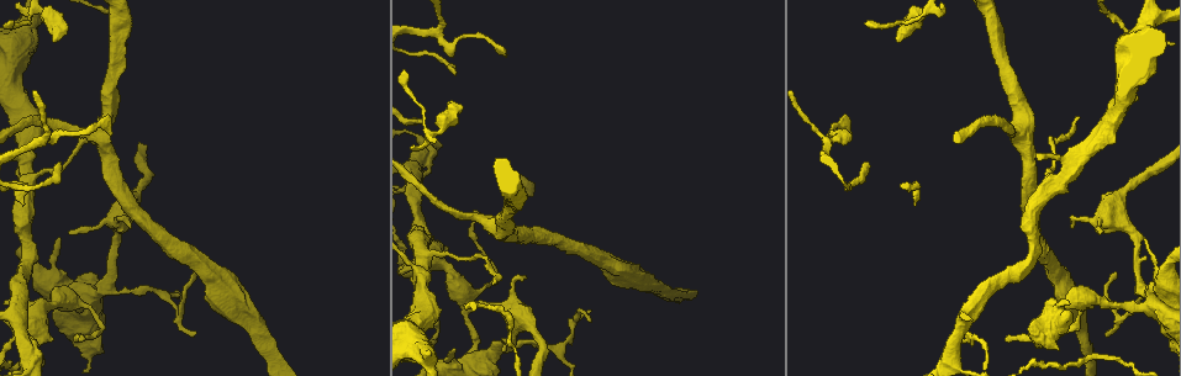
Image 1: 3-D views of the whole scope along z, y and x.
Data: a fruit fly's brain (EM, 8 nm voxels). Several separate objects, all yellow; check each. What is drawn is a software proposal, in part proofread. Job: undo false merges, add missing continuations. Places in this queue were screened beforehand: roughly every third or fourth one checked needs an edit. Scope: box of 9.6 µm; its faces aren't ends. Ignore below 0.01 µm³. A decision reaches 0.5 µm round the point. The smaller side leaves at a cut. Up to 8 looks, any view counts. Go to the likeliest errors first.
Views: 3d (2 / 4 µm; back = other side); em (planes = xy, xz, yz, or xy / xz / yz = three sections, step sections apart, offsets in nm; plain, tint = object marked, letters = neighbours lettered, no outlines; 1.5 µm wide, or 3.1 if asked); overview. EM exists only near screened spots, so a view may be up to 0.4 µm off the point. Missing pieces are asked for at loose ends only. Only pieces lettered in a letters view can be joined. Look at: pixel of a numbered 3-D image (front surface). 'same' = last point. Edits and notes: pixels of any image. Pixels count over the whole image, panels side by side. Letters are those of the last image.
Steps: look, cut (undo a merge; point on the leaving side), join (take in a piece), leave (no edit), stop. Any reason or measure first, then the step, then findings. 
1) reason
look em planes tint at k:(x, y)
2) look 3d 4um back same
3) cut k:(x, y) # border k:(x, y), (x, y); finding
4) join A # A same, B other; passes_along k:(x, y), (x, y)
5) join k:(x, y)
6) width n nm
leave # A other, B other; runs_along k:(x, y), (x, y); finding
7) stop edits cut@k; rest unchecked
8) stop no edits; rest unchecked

branch stops here
look 3d 4um at 1:(475, 210)

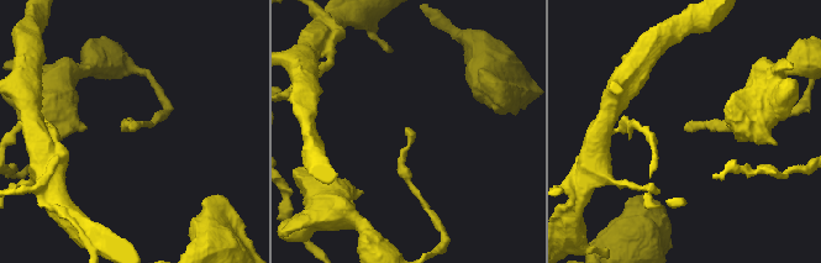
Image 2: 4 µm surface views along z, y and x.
now the EM
look em xy step 4 letters at 2:(129, 127)

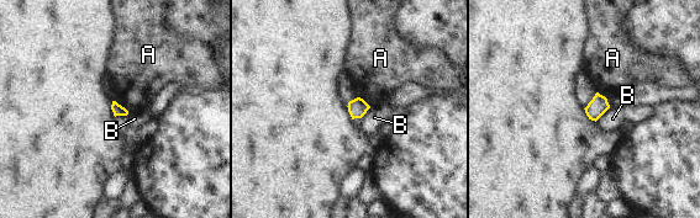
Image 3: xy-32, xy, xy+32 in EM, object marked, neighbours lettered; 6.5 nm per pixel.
leave # A other, B other; border 3:(114, 100), (129, 112); no lettered piece goes on from it

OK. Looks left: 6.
a fork
look em planes tint at 1:(1091, 299)

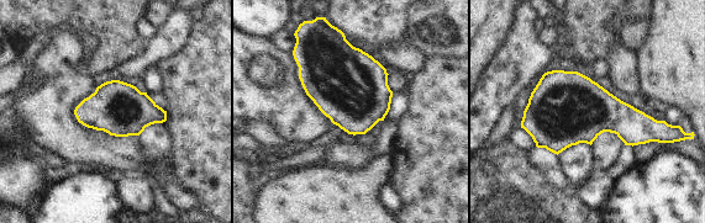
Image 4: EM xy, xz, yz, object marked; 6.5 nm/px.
look em planes letters same

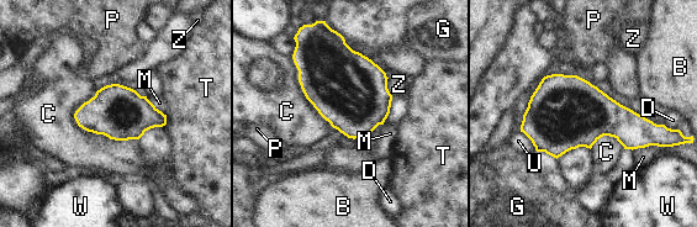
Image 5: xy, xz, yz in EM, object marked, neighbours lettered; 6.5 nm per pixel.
longest_contact C 460 nm
leave # B other, C other, D other, G other, M other, P other, T other, U other, W other, Z other; border 5:(73, 114), (88, 131), (140, 138); continuous, no second neuron

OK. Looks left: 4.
look 3d 4um at 1:(435, 33)

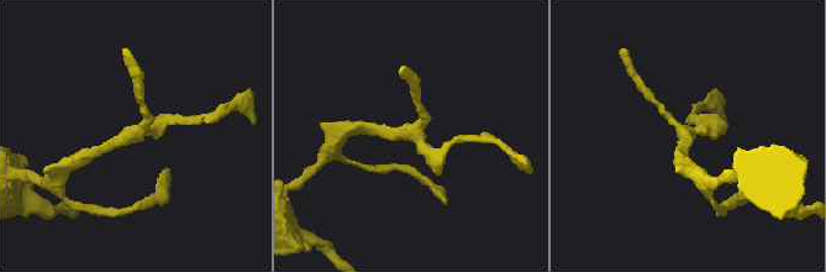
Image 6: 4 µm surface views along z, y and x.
arms 3; need the tissue
look em planes letters at 6:(412, 136)

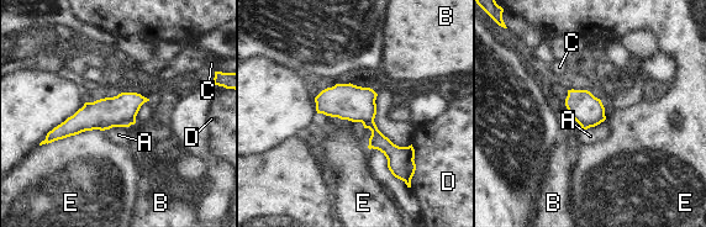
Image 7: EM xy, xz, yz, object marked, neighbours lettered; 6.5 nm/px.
leave # A other, B other, C other, D other, E other; border 7:(126, 126), (112, 126), (104, 131); all the same neuron

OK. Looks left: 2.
stop no edits; rest unchecked

